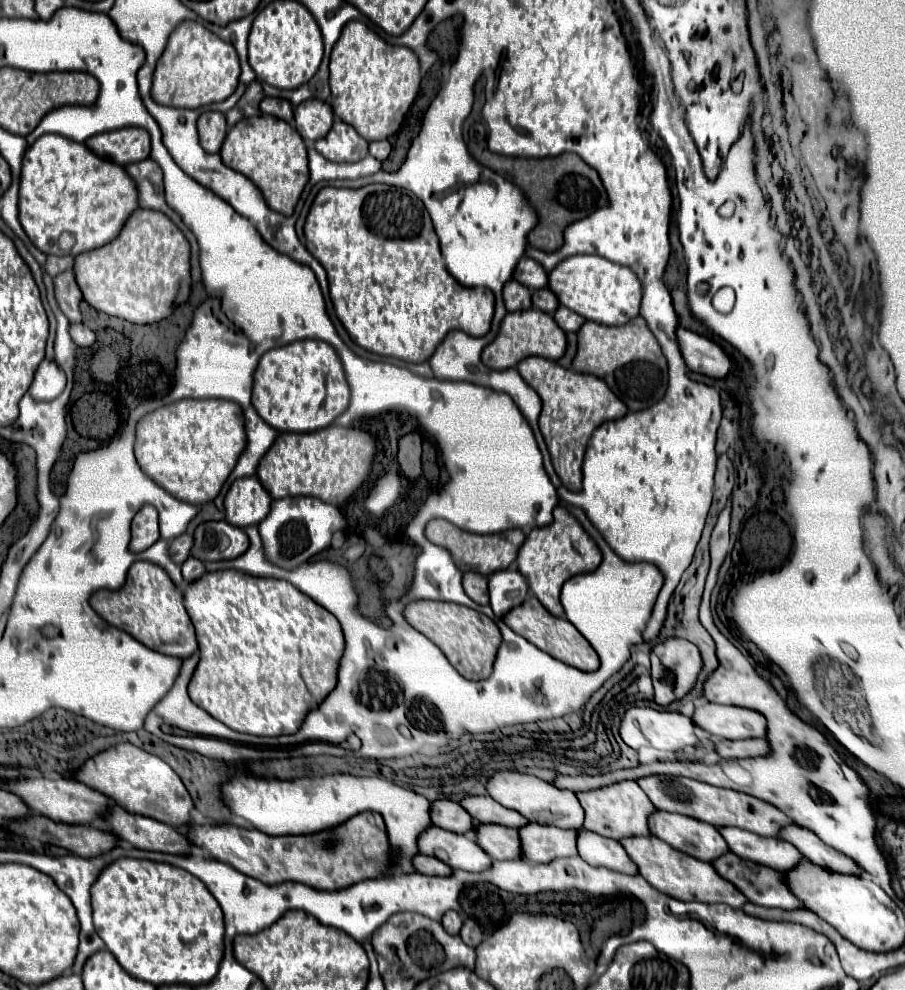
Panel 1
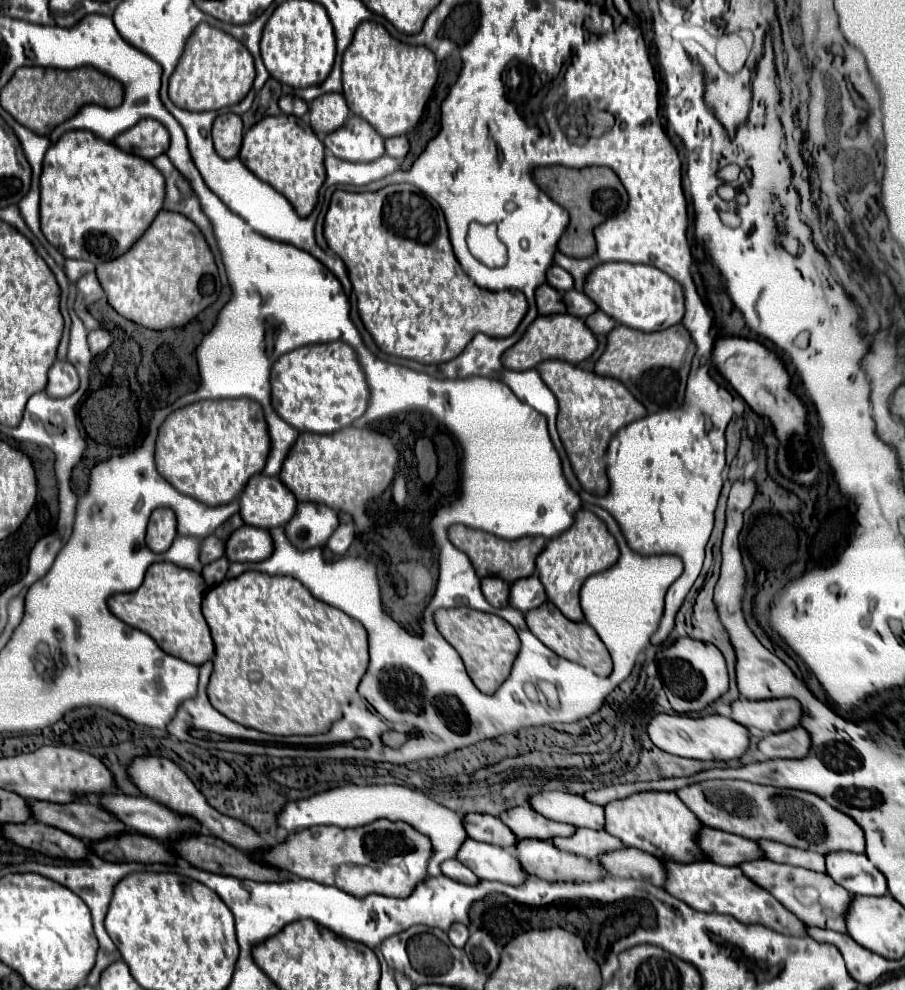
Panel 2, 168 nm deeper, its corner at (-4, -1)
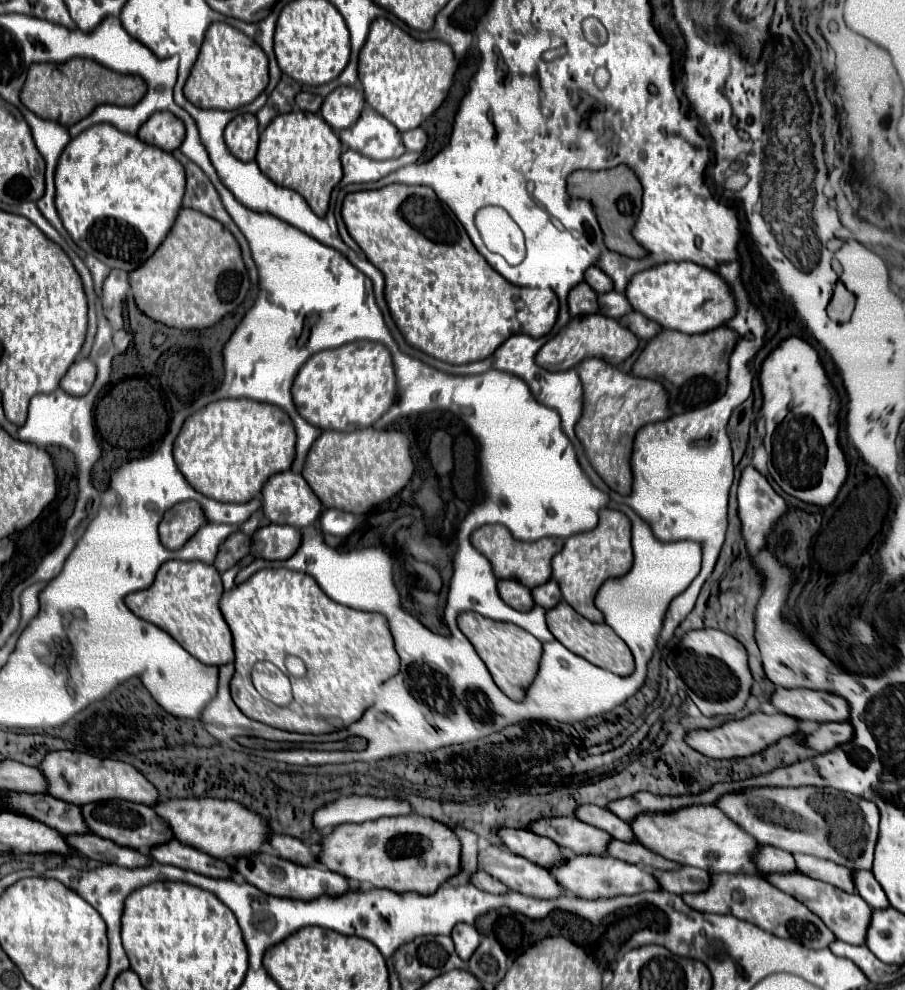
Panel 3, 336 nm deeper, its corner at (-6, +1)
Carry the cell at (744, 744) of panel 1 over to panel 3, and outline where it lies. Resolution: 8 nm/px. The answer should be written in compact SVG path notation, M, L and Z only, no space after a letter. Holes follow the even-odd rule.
M843 721L843 723L823 723L821 729L809 733L805 741L817 753L827 753L827 751L851 741L853 737L855 737L853 725L849 721Z

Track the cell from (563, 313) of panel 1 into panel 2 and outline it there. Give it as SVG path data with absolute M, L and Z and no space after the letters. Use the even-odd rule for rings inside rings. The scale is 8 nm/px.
M595 311L595 313L591 313L591 315L587 315L585 319L585 325L595 333L595 335L605 335L605 333L609 333L611 329L613 329L613 325L617 325L613 319L609 319L605 313L601 313L601 311Z

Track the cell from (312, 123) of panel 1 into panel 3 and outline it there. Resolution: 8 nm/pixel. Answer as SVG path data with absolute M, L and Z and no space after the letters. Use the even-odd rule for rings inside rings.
M337 87L331 95L327 95L321 115L335 131L343 131L357 123L363 109L365 95L361 87Z

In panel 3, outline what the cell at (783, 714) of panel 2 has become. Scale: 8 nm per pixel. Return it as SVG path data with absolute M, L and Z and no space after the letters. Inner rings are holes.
M777 687L771 701L781 713L799 717L801 721L847 721L851 711L845 697L815 689Z

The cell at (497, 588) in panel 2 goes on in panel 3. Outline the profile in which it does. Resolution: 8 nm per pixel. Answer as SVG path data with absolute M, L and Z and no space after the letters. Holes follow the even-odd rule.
M515 579L499 581L499 593L501 593L503 601L507 601L511 607L515 607L515 609L519 609L519 611L529 611L529 609L535 607L531 589L525 587L525 585L521 585L521 583L515 581Z

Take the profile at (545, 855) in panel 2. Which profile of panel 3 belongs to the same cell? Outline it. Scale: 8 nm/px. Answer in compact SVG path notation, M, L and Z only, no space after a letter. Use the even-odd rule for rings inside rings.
M571 857L563 869L555 869L551 873L571 895L583 899L601 899L601 897L617 897L617 895L637 895L643 891L659 891L661 885L649 869L639 865L623 863L615 857Z

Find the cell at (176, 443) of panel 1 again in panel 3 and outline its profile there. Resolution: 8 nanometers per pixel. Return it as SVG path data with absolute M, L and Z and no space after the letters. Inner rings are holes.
M221 399L185 421L175 441L175 461L199 493L223 503L247 503L261 493L271 475L291 469L295 437L293 421L277 405L251 399Z

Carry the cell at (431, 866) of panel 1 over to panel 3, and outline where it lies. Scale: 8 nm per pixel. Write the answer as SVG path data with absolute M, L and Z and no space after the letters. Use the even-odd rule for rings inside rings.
M477 871L477 873L471 877L471 883L473 883L475 887L479 887L481 891L487 891L487 893L495 893L495 895L499 895L499 893L509 893L509 889L507 889L499 879L491 877L491 875L485 873L485 871Z

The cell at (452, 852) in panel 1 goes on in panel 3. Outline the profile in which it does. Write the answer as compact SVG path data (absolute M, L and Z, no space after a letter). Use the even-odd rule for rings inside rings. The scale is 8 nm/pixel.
M489 847L479 853L479 863L487 873L503 881L511 891L535 897L535 899L553 899L565 893L551 873L531 865L527 859L513 855L501 847Z

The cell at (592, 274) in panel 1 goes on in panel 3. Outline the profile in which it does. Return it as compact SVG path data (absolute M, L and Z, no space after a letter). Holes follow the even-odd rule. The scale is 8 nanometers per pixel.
M663 263L641 271L631 279L625 295L635 311L657 321L665 329L681 333L713 331L723 327L737 313L733 291L725 279L717 271L697 263Z

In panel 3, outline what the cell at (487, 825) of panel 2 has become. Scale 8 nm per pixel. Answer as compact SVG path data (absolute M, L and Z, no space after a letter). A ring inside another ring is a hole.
M501 829L499 837L509 847L511 853L521 855L547 871L551 871L553 867L563 865L567 861L567 855L561 851L561 847L553 839L533 835L527 829L519 829L519 831L517 829Z

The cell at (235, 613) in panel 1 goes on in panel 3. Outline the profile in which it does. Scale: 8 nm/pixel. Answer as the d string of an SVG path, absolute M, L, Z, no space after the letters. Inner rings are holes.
M283 567L257 571L243 585L231 589L229 593L223 593L221 613L231 627L233 645L235 645L235 675L231 681L233 701L247 717L267 723L271 727L283 731L297 731L297 733L333 733L345 729L351 723L359 721L369 707L373 707L375 687L383 685L387 679L399 673L401 661L395 651L395 643L387 619L381 613L357 611L335 603L321 591L317 581L307 573L299 573ZM289 653L305 663L307 675L301 679L295 677L291 679L293 703L287 707L277 707L275 703L263 699L257 693L257 689L251 683L251 669L257 661L271 661L279 669L285 669L285 657Z

